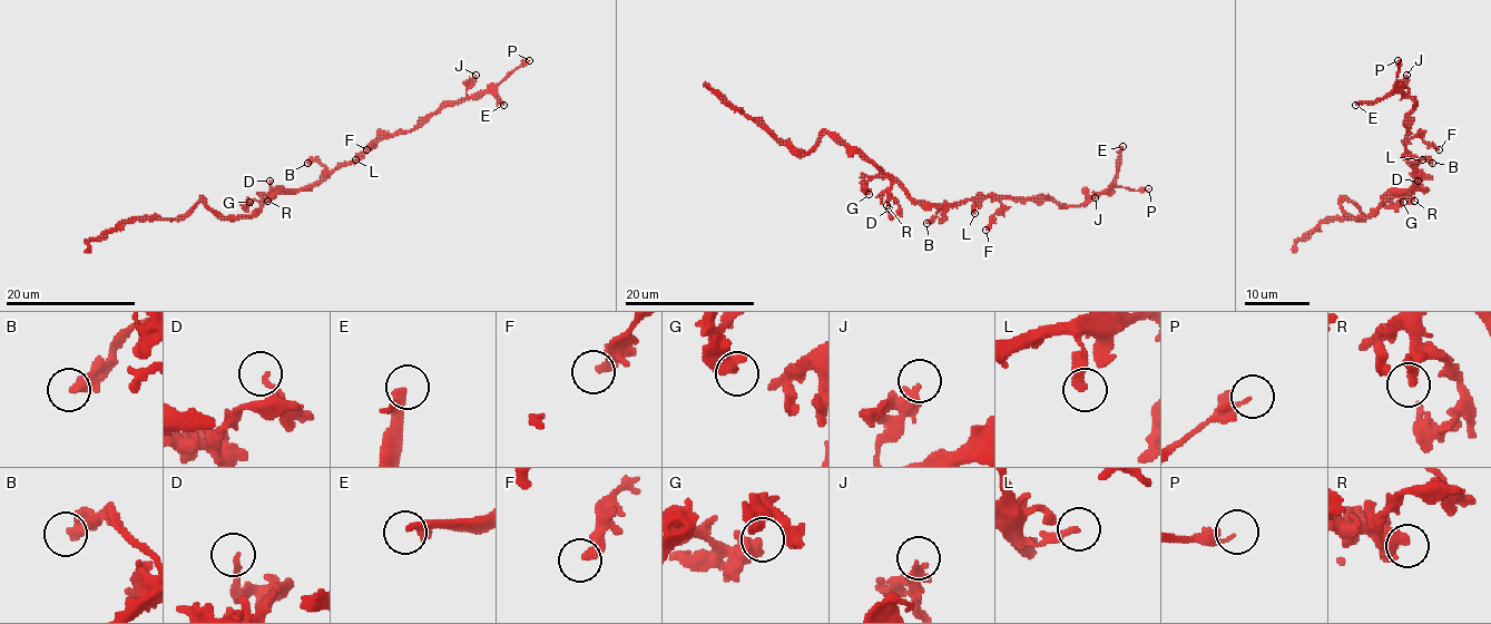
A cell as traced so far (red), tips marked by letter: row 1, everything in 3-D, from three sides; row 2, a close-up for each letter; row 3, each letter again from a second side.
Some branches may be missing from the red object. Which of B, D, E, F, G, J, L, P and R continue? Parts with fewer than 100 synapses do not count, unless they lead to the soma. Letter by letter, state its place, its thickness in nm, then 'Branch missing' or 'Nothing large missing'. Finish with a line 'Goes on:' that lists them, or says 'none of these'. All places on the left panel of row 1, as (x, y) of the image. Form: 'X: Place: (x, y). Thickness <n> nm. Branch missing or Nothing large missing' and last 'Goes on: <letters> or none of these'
B: Place: (307, 163). Thickness 440 nm. Nothing large missing
D: Place: (270, 181). Thickness 190 nm. Nothing large missing
E: Place: (503, 105). Thickness 240 nm. Branch missing
F: Place: (366, 149). Thickness 260 nm. Nothing large missing
G: Place: (249, 202). Thickness 500 nm. Nothing large missing
J: Place: (476, 75). Thickness 180 nm. Nothing large missing
L: Place: (355, 159). Thickness 320 nm. Nothing large missing
P: Place: (529, 60). Thickness 110 nm. Nothing large missing
R: Place: (267, 201). Thickness 260 nm. Nothing large missing
Goes on: E

